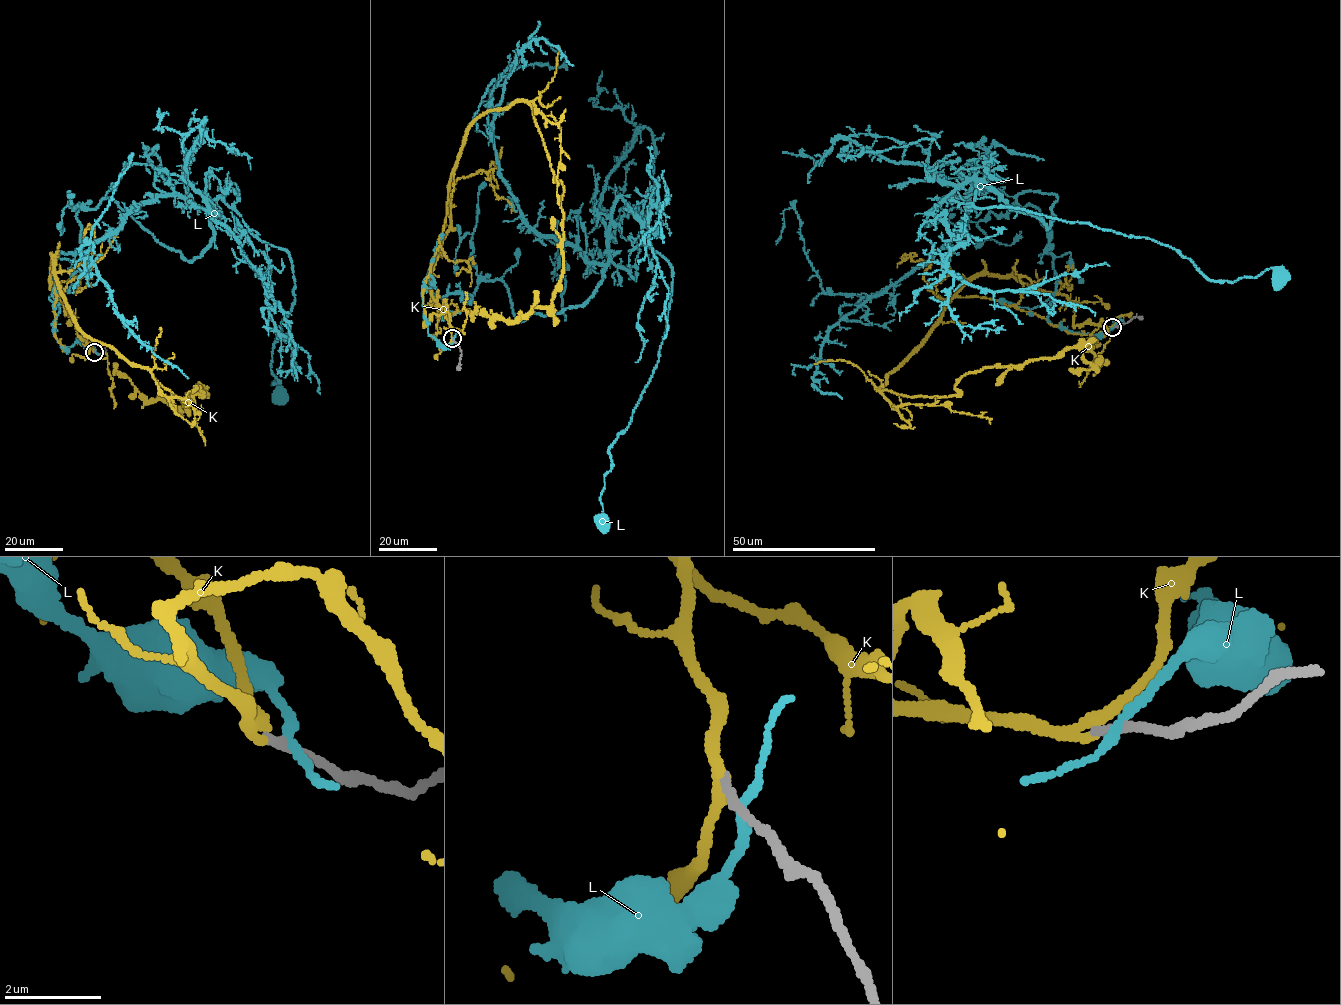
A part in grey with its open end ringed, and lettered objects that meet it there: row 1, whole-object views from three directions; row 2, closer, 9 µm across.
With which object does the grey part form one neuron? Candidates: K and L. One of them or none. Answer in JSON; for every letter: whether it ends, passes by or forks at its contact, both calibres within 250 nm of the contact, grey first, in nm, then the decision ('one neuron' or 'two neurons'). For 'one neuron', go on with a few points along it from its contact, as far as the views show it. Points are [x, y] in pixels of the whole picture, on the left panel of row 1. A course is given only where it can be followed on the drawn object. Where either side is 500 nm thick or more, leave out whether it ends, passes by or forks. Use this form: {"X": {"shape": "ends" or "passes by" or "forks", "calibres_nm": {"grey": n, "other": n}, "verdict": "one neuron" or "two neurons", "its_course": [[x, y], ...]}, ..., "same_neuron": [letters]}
{"K": {"shape": "passes by", "calibres_nm": {"grey": 200, "other": 170}, "verdict": "one neuron", "its_course": [[94, 351], [50, 286], [55, 254], [76, 326], [182, 401], [195, 387], [208, 397], [147, 401], [115, 366]]}, "L": {"shape": "passes by", "calibres_nm": {"grey": 240, "other": 180}, "verdict": "two neurons"}, "same_neuron": ["K"]}

